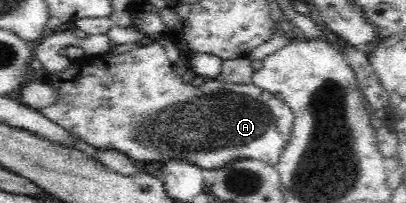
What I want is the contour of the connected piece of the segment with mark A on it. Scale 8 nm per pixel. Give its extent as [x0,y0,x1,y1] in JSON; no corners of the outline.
[38,37,294,170]

